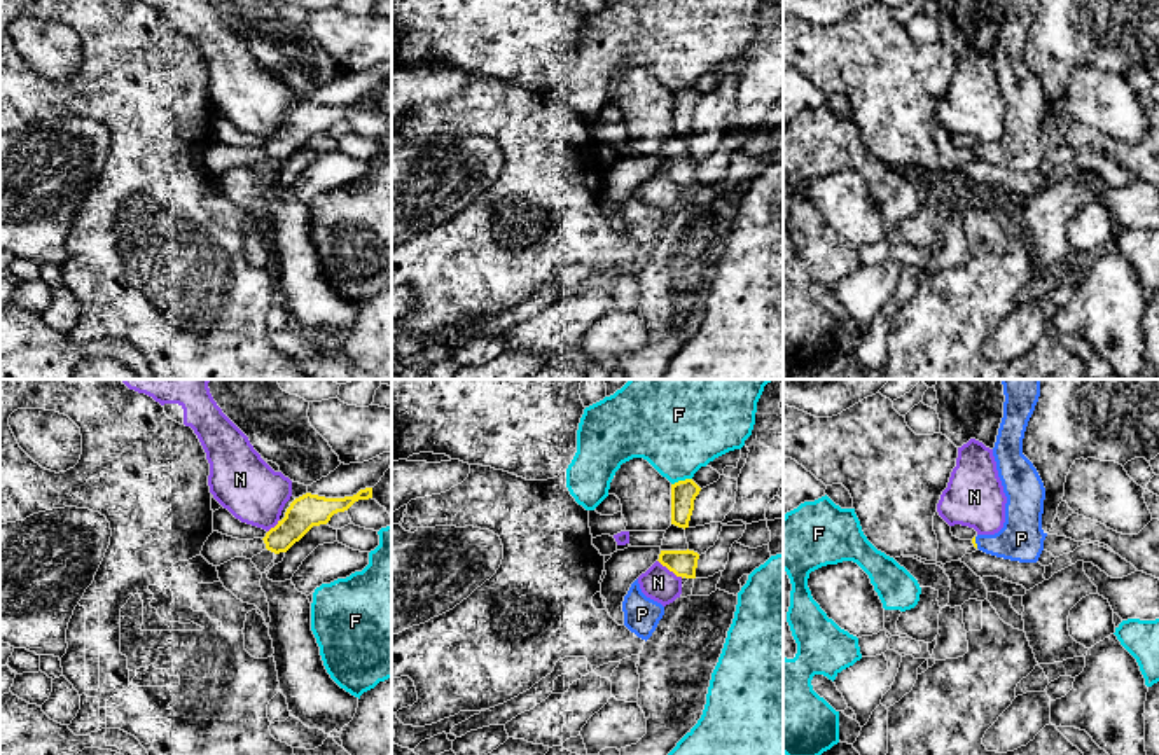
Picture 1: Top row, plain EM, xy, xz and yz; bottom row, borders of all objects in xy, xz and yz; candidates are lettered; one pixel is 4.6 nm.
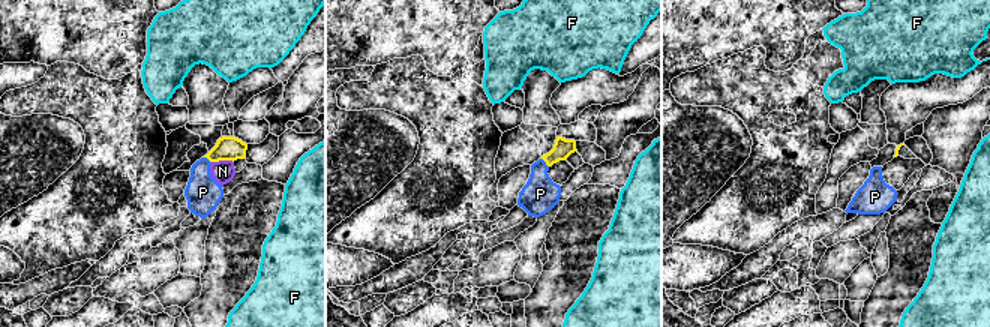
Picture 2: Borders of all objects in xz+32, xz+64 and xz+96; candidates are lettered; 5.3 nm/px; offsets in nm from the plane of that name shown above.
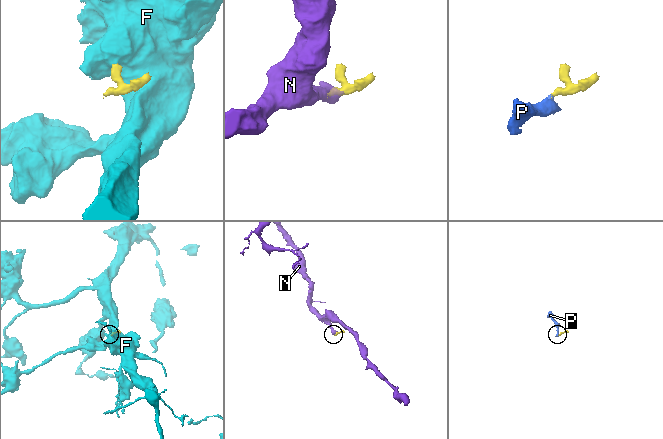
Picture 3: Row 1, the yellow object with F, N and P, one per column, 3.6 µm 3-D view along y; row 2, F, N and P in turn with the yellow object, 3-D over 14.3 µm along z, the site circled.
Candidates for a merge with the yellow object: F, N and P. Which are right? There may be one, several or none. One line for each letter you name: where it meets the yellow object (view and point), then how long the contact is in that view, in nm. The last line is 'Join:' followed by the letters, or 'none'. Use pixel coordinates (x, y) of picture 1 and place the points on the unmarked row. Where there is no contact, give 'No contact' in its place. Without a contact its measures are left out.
P: Touches yellow at yz (974, 151). Shared border 60 nm
Join: P

